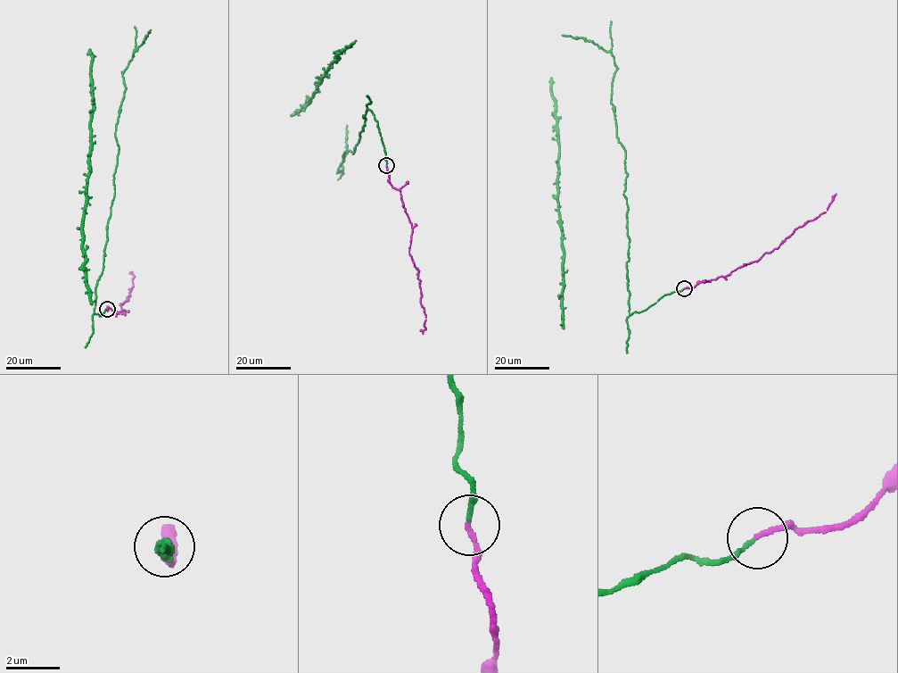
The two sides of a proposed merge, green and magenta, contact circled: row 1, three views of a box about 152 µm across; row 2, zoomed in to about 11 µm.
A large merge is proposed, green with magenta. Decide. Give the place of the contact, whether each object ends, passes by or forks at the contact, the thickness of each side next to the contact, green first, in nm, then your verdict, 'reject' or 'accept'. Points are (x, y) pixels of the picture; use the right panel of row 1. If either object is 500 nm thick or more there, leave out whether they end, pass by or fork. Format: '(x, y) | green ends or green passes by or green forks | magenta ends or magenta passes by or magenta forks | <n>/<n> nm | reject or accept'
(684, 288) | green ends | magenta ends | 150/180 nm | accept

